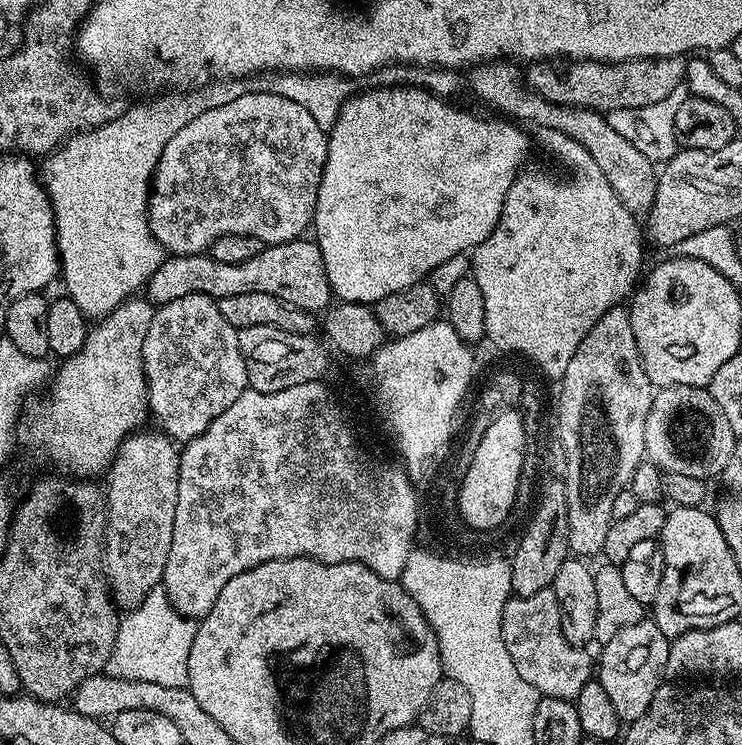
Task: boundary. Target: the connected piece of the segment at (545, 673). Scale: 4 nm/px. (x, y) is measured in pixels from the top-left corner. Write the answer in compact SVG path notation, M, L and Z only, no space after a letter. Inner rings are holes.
M551 588L538 590L538 594L529 596L516 596L504 603L502 610L502 642L506 650L510 650L510 662L514 662L514 670L530 686L534 686L541 697L562 698L575 701L578 690L586 686L588 680L594 676L594 660L584 653L583 647L568 644L560 629L560 603L556 600Z

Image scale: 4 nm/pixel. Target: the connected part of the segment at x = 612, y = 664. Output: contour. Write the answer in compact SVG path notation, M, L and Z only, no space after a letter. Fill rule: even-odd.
M641 618L618 630L614 638L603 641L600 660L598 656L598 679L621 722L642 718L650 702L654 702L656 692L666 676L669 643L669 637L658 630L651 618Z

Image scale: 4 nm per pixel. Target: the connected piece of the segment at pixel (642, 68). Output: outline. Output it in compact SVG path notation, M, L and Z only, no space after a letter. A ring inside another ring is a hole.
M659 56L649 60L627 60L617 64L600 64L596 60L577 60L569 63L564 77L551 76L548 72L536 72L530 76L530 84L540 95L545 96L551 104L571 106L577 110L609 114L630 111L634 107L653 105L662 98L669 97L678 85L685 83L684 75L688 60L684 56Z

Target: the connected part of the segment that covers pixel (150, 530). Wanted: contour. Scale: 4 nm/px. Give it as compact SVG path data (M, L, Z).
M137 430L127 436L106 473L104 574L108 578L112 603L120 610L138 607L163 581L170 538L174 534L180 452L163 431L148 431Z

